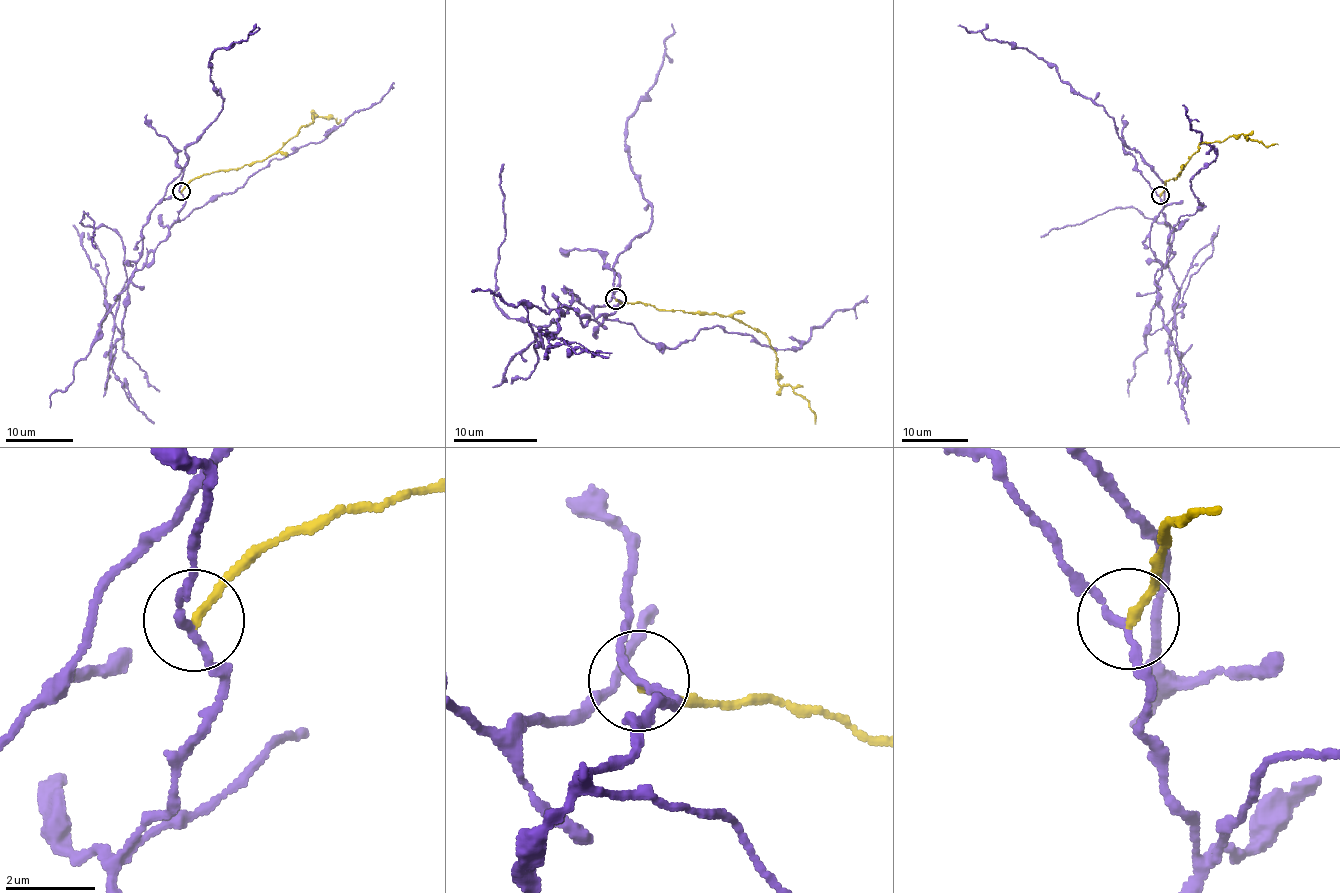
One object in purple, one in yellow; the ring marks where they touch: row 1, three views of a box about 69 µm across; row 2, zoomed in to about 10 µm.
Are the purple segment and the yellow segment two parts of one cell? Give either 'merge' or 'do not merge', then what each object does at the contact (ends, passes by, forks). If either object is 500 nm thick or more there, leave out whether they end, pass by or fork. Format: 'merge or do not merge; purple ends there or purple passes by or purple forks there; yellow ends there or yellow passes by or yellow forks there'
do not merge; purple passes by; yellow ends there

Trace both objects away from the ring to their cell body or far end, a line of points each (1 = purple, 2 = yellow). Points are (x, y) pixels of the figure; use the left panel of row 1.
1: (181, 191), (178, 218), (138, 269), (142, 226), (224, 99), (210, 58), (257, 28)
2: (181, 191), (204, 174), (237, 170), (264, 161), (312, 123), (314, 114), (339, 122), (340, 118)

